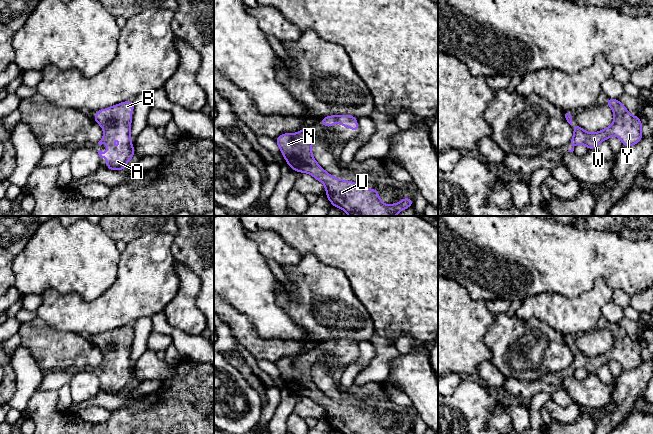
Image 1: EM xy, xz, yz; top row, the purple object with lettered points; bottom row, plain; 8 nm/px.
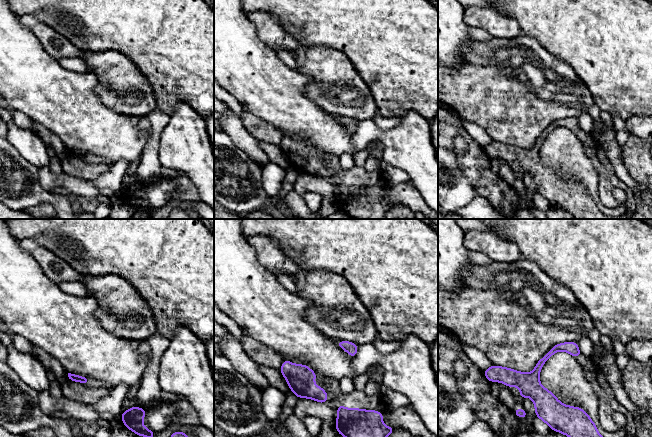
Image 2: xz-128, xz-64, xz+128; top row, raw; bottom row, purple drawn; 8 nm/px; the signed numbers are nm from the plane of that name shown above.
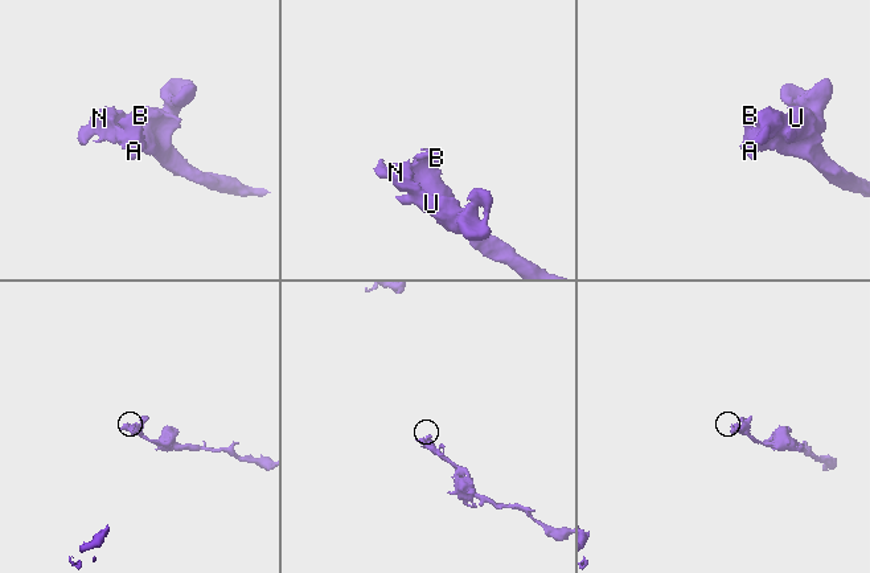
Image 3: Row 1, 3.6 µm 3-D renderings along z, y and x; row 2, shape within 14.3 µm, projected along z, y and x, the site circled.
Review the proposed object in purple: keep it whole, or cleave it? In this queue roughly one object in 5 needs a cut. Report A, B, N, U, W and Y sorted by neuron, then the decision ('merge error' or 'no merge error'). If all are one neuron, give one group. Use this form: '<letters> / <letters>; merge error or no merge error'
A B N U W Y; no merge error

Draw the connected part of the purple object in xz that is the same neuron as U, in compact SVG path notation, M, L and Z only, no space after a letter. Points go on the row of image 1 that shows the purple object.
M310 126L294 134L282 134L275 141L287 164L294 171L310 174L322 182L333 207L341 208L349 216L396 216L413 204L410 198L405 197L399 203L386 205L376 189L337 179L327 173L312 155L314 139Z

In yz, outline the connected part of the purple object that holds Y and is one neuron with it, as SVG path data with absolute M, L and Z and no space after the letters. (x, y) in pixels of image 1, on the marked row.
M607 98L606 104L613 110L614 122L604 130L596 133L588 133L576 124L573 127L573 138L569 142L573 148L568 152L573 153L577 144L584 144L588 149L596 149L602 141L607 140L611 136L620 138L624 147L633 146L642 140L640 117L631 115L617 99Z

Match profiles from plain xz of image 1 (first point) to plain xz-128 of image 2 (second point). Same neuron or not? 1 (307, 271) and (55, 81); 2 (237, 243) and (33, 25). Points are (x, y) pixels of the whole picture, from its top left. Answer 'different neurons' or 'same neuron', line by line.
1: different neurons
2: different neurons

